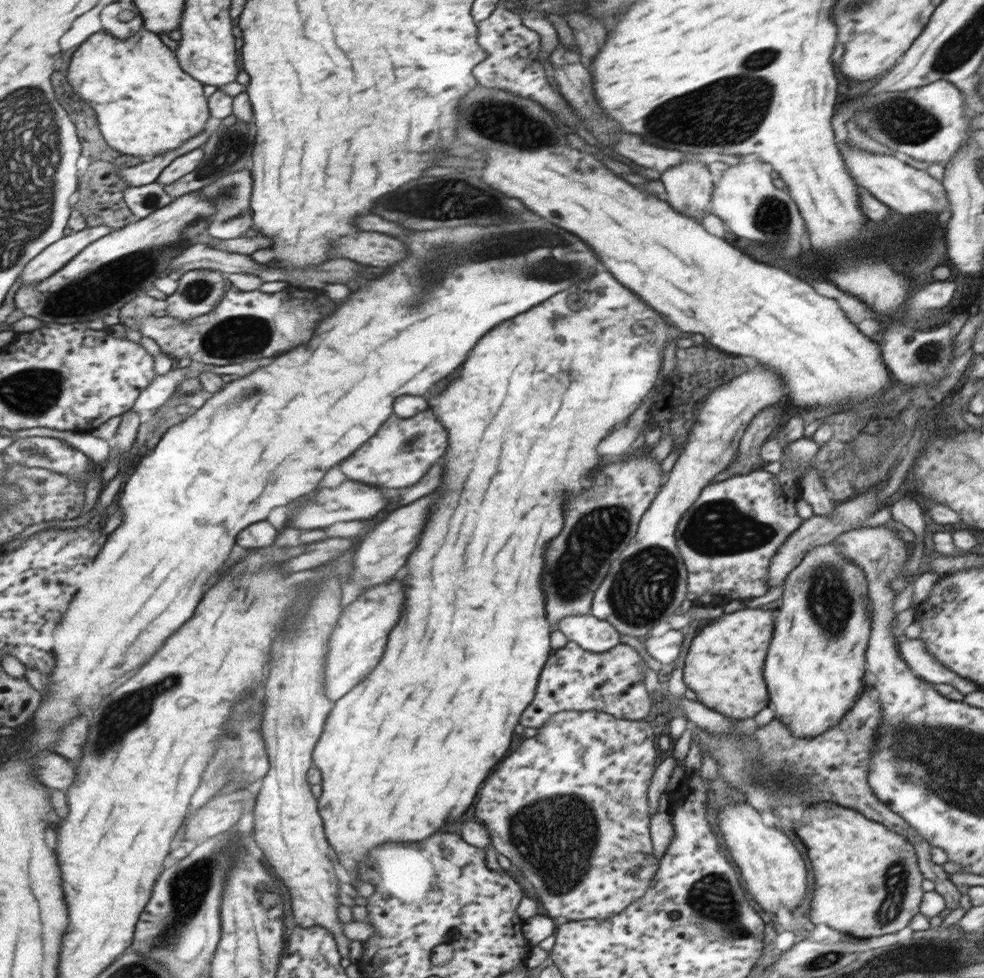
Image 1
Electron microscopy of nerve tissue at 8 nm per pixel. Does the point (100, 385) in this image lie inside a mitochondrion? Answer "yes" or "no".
no

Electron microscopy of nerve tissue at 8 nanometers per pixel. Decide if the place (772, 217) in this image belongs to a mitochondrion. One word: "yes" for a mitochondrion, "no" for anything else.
yes

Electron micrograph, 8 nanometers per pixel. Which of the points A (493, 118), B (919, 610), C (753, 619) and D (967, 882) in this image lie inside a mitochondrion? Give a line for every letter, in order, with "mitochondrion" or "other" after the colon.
A: mitochondrion
B: other
C: other
D: other

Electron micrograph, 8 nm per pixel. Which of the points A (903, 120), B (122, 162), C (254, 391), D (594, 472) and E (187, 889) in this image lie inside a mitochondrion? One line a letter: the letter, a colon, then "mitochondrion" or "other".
A: mitochondrion
B: other
C: mitochondrion
D: other
E: mitochondrion

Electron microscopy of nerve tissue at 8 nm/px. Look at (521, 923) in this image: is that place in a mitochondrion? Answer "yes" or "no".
no

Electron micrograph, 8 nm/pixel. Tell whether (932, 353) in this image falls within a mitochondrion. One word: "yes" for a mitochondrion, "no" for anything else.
yes

